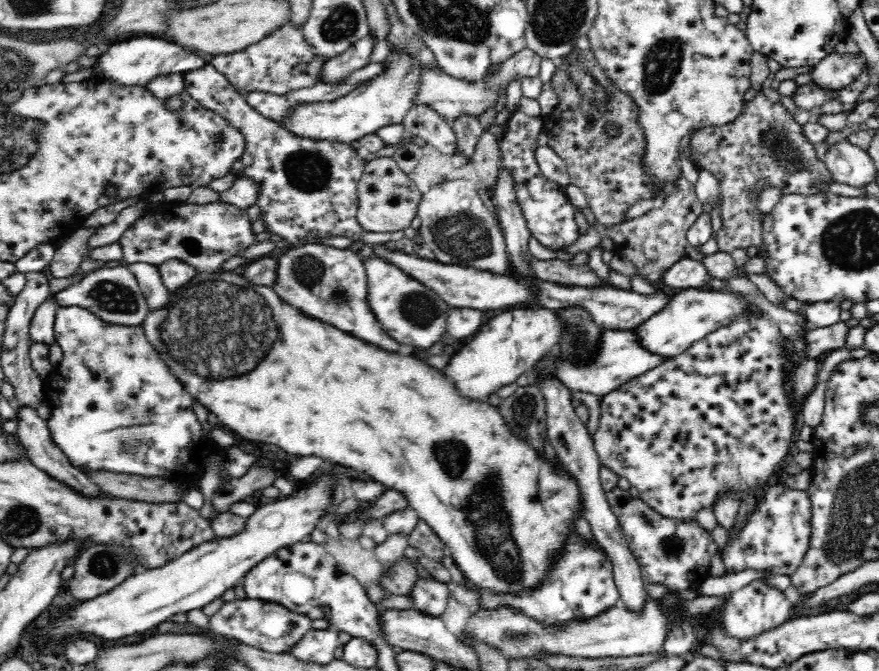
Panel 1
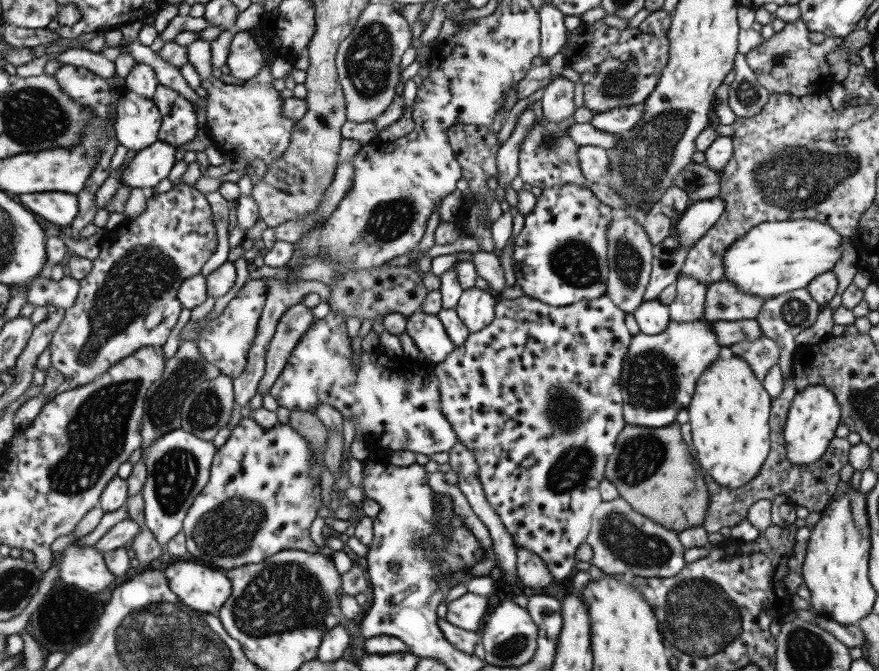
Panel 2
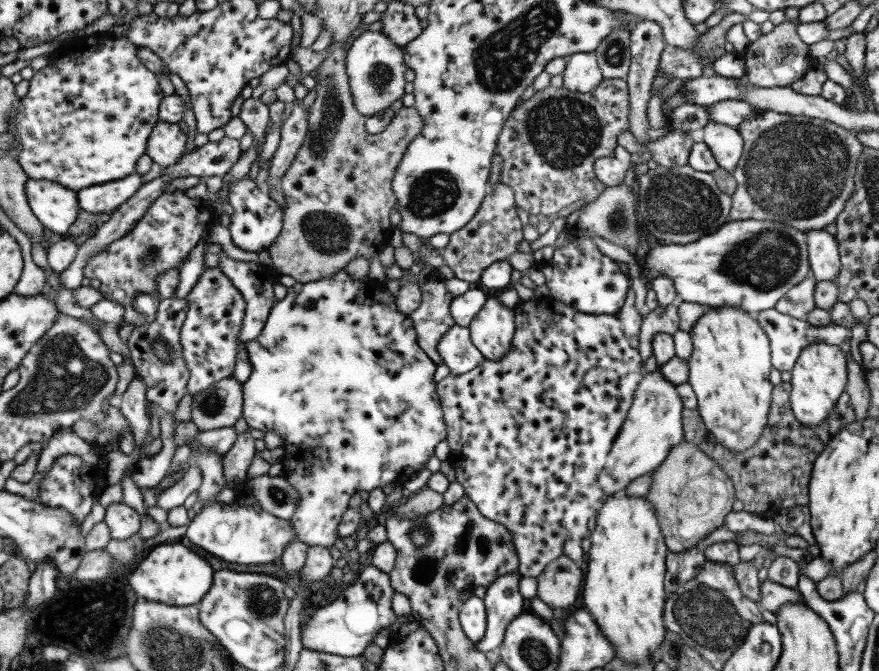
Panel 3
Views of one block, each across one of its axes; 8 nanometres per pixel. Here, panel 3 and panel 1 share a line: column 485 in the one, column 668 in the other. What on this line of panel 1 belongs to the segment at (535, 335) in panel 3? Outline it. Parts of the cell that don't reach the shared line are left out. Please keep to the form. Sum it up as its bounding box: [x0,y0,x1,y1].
[594,309,800,523]

